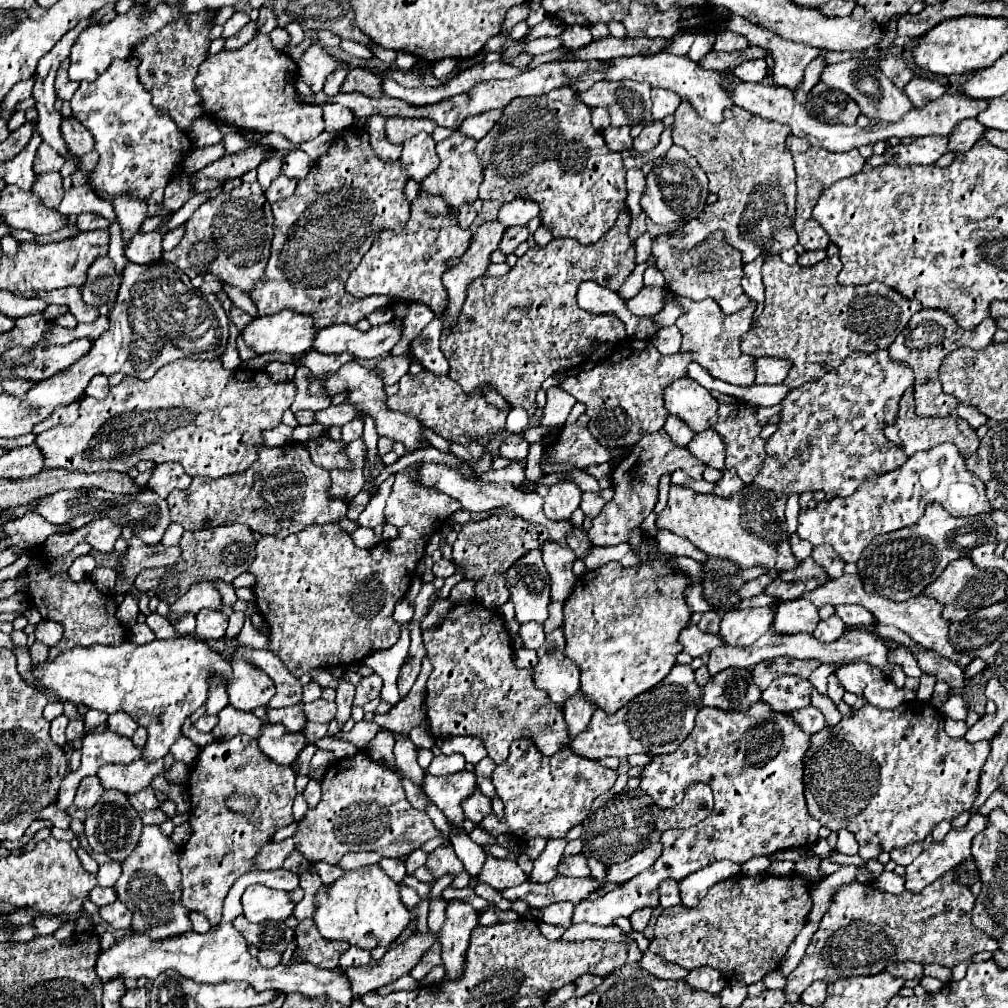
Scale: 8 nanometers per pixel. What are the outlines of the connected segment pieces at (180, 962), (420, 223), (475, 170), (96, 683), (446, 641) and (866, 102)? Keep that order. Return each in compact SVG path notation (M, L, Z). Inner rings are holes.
M284 868L280 870L270 870L270 872L248 872L244 876L240 876L236 880L236 884L230 890L230 896L226 898L224 904L224 916L222 922L218 926L212 926L206 934L196 934L196 932L188 932L188 934L178 934L176 938L164 938L160 942L148 938L146 934L126 934L122 938L116 940L116 944L108 950L100 952L100 958L96 960L96 974L102 982L108 982L116 976L124 976L124 978L140 978L146 976L150 980L154 980L160 972L164 970L176 970L186 978L192 978L196 982L226 982L226 980L244 980L248 982L254 990L264 992L264 990L280 990L284 994L304 994L308 998L318 998L318 996L326 996L330 1000L340 1002L342 1006L350 1006L352 1000L352 990L348 986L348 978L344 978L344 970L334 968L334 970L322 970L316 968L308 962L296 962L296 964L280 964L274 968L264 968L260 966L258 958L252 956L248 952L248 944L244 942L244 936L240 936L234 926L232 920L242 914L242 906L240 906L240 896L244 892L246 886L250 884L266 884L270 888L280 888L280 890L294 890L298 886L298 876L294 872L288 872Z
M420 192L418 198L420 206L414 208L412 204L412 214L402 232L380 232L380 238L376 238L368 254L362 258L360 266L348 276L346 290L356 298L380 294L390 296L396 302L422 302L434 312L436 318L440 318L448 300L448 292L444 290L440 278L448 270L448 260L460 258L468 250L472 242L472 232L468 228L462 230L458 226L458 214L448 214L444 206L438 214L428 214L424 192ZM388 260L394 264L388 264Z
M454 132L452 136L448 136L446 140L436 144L436 152L440 156L440 164L438 168L422 182L424 190L430 194L442 194L446 198L446 202L450 204L450 210L456 212L464 202L474 204L474 200L478 198L478 188L482 184L484 172L480 166L480 160L476 156L476 140L464 136L462 132Z
M190 636L152 640L148 644L126 640L120 646L74 646L72 650L60 652L54 660L32 666L36 686L52 690L60 702L84 704L108 714L118 710L130 714L138 726L148 730L148 742L144 746L144 760L148 762L164 758L170 752L170 746L180 738L182 722L206 702L212 674L226 678L230 674L230 662L206 642Z
M478 602L456 604L438 626L426 628L422 632L422 640L432 664L432 674L426 682L426 716L432 736L478 736L486 746L488 756L496 764L506 762L512 740L520 736L530 736L544 756L552 756L562 746L570 744L568 726L564 722L564 712L560 710L560 706L552 706L546 690L536 690L532 682L532 670L516 668L516 664L512 662L514 650L510 632L506 630L500 612L492 612Z
M870 56L850 58L846 62L838 62L838 64L828 64L822 70L820 80L828 86L834 86L834 88L846 92L860 106L862 114L868 116L872 122L896 122L906 112L912 110L912 104L910 104L908 96L904 94L904 90L896 88L880 70L876 70L874 60Z

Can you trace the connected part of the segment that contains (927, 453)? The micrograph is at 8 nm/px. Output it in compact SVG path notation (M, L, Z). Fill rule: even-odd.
M950 442L938 444L932 450L922 450L922 452L912 454L904 462L904 466L900 466L898 470L892 470L888 474L882 474L880 478L862 482L860 484L860 490L856 490L856 494L852 494L852 496L822 500L822 502L818 502L816 508L804 508L804 510L800 510L796 534L802 540L808 540L814 546L818 546L818 544L830 544L846 562L858 562L860 560L858 556L864 552L864 548L876 536L916 524L924 516L924 508L930 502L942 504L952 516L978 516L978 514L984 514L984 512L990 512L992 510L992 506L988 502L988 496L986 496L984 482L980 478L976 478L972 472L968 472L968 468L964 464L964 458L956 450L956 446L950 444Z

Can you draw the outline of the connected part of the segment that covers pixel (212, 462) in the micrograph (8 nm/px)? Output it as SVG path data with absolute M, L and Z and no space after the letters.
M176 360L156 372L150 380L126 376L118 386L110 388L108 398L96 400L84 396L80 400L80 416L70 426L54 426L38 436L36 446L46 456L46 468L64 470L120 470L130 472L142 460L178 462L188 476L222 478L244 472L256 462L258 450L266 446L264 432L282 424L282 414L294 402L294 382L274 382L262 370L226 370L220 360Z

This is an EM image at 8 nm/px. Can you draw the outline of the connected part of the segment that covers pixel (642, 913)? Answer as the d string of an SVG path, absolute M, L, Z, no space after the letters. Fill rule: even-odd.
M640 908L640 910L636 910L636 912L630 916L632 928L634 928L634 930L644 930L644 928L648 926L650 916L652 916L652 908Z

